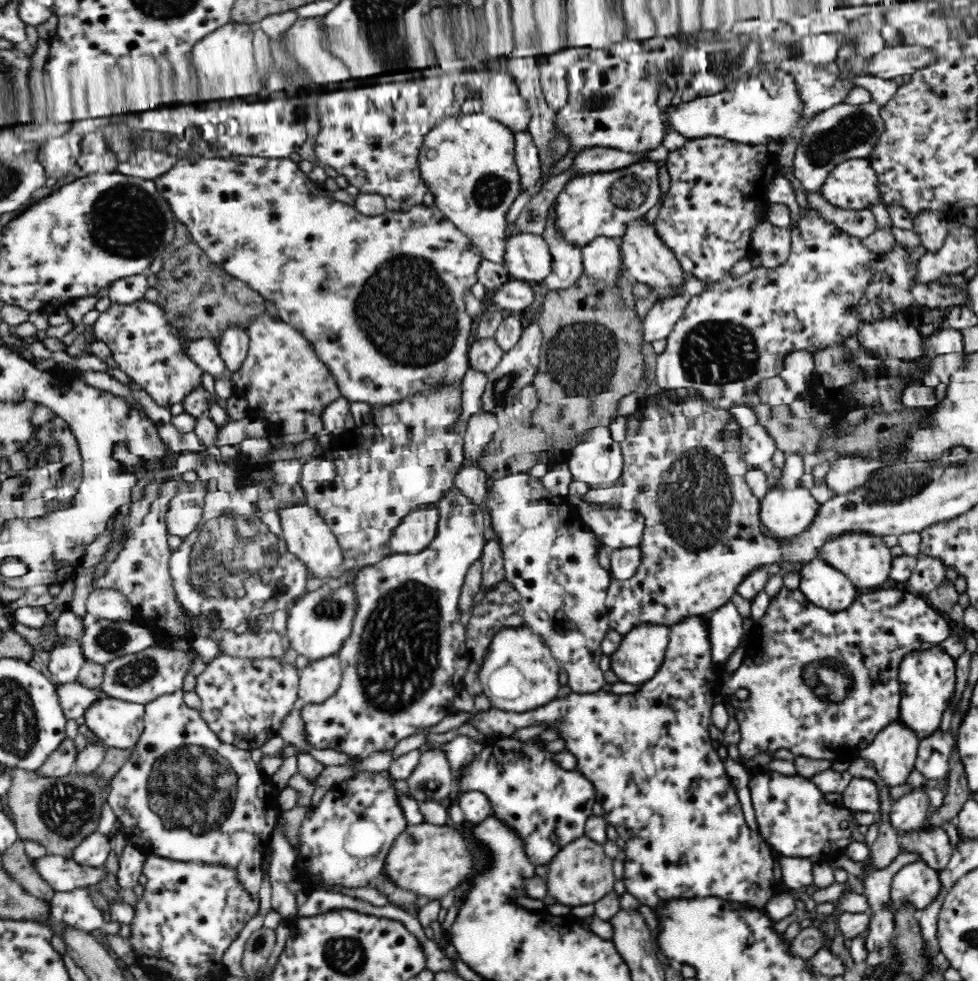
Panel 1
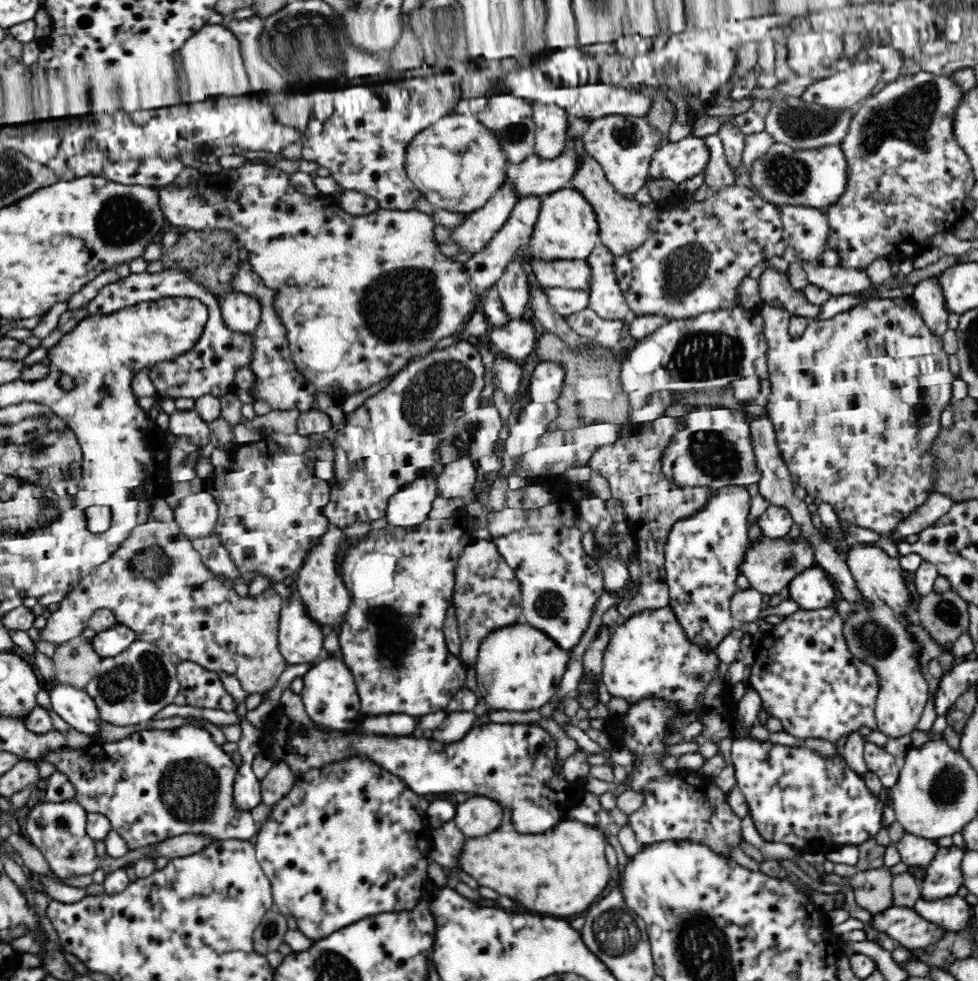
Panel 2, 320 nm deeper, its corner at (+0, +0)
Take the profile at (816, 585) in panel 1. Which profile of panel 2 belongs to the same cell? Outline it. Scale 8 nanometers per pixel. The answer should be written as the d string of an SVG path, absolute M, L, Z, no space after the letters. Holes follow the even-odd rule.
M817 565L800 572L787 588L790 599L797 602L802 610L828 608L836 598L833 580Z

